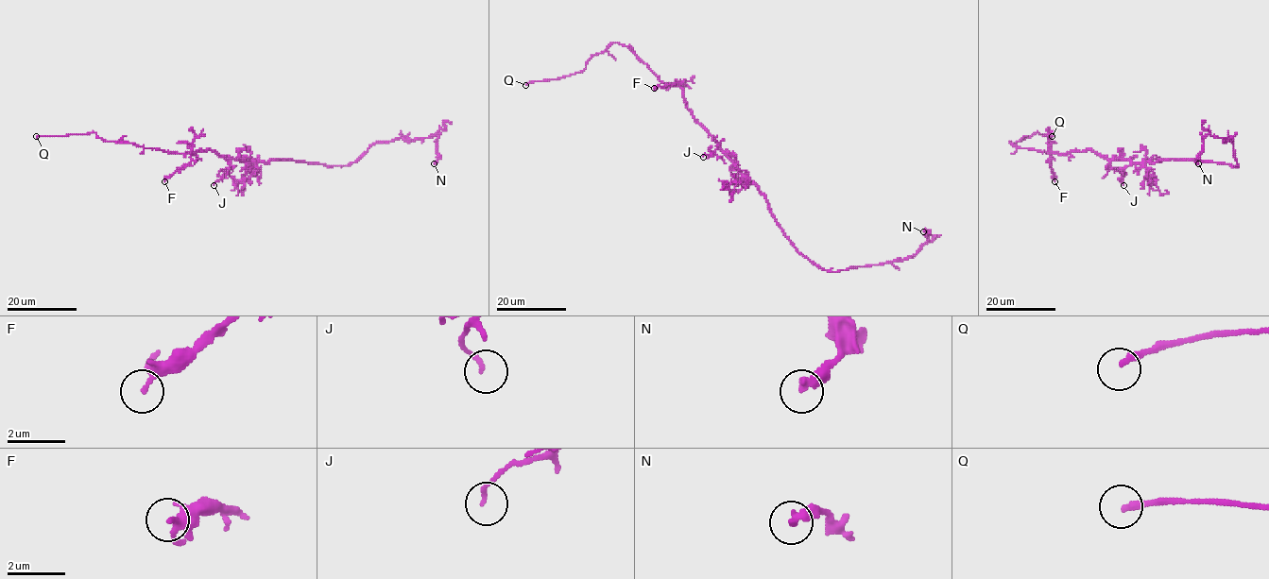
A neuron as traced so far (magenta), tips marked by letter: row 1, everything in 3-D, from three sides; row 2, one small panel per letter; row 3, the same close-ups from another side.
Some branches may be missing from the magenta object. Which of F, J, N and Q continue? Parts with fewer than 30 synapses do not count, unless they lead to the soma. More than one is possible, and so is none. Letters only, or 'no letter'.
Q

